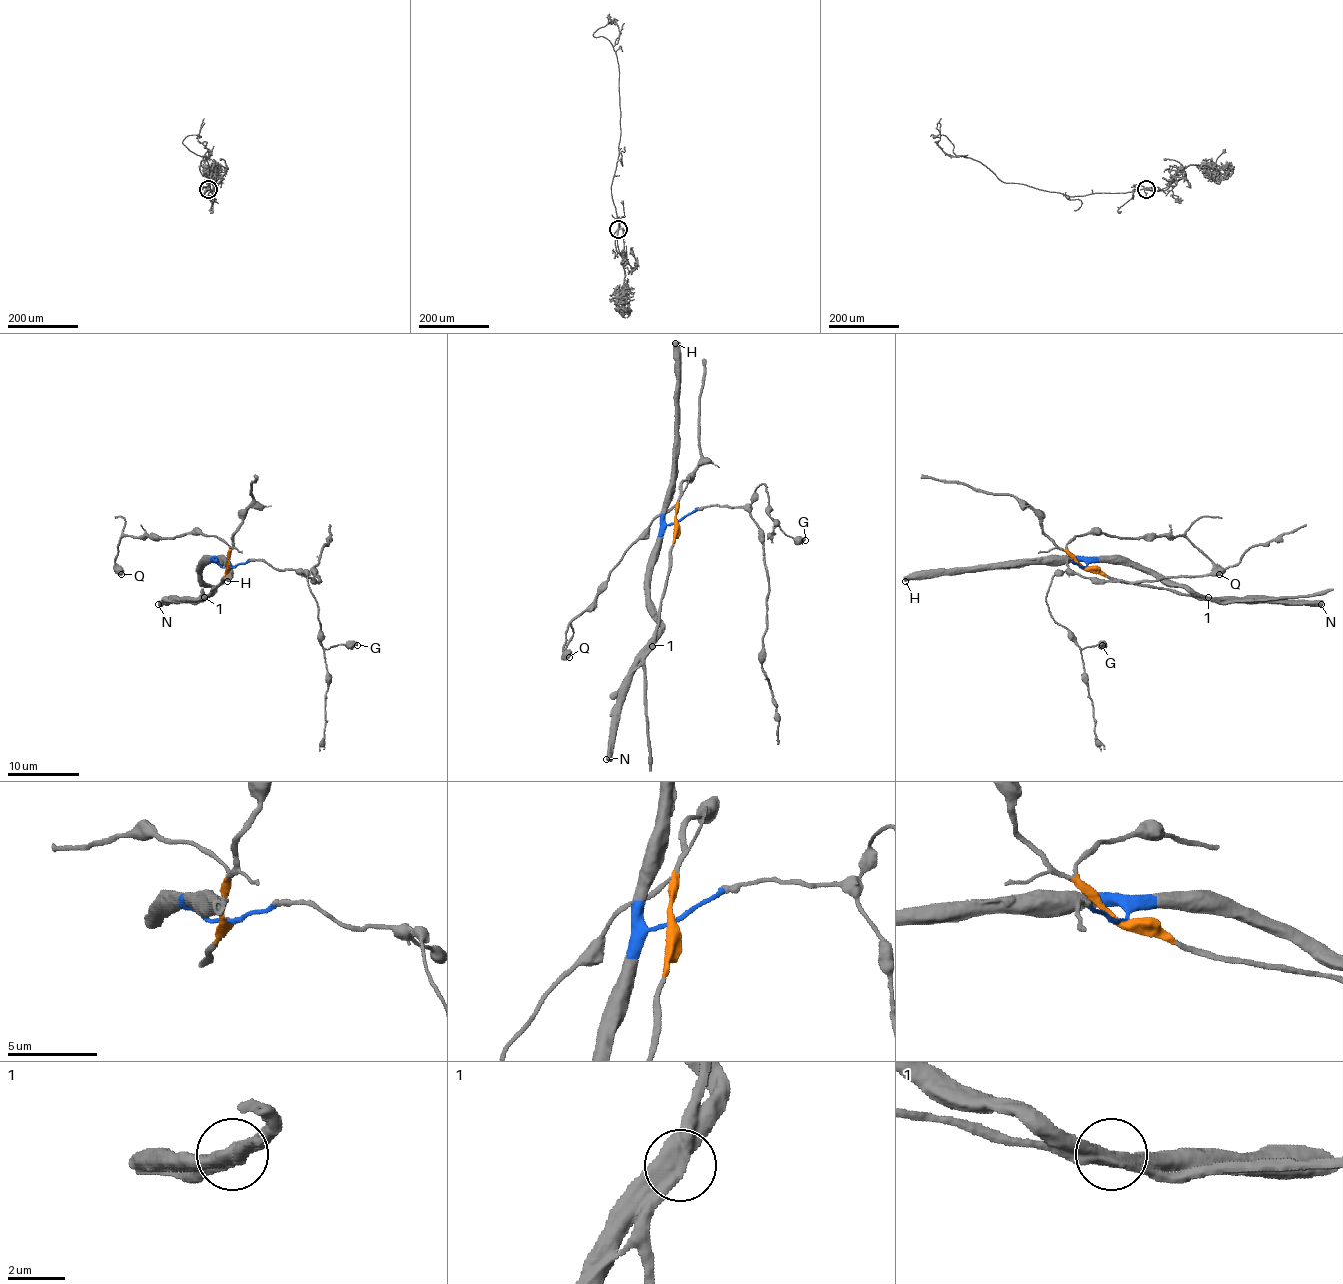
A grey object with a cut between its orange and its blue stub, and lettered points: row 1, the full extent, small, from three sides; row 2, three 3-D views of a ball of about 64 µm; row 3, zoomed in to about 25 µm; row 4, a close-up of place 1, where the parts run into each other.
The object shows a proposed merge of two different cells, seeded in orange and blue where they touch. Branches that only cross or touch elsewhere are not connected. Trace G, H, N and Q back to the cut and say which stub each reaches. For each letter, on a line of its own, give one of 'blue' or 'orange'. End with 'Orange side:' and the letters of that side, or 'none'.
G: blue
H: blue
N: blue
Q: orange
Orange side: Q

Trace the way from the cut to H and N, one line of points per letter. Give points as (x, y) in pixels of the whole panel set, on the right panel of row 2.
H: (1083, 567), (1087, 565), (1081, 560), (1060, 560), (929, 569), (917, 570), (904, 581)
N: (1083, 567), (1092, 562), (1123, 562), (1167, 578), (1207, 597), (1316, 601), (1321, 604)

